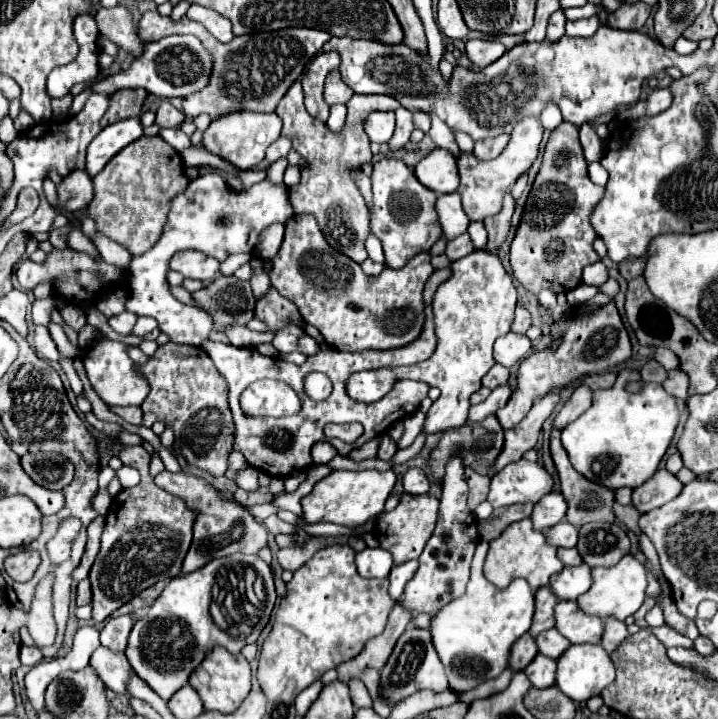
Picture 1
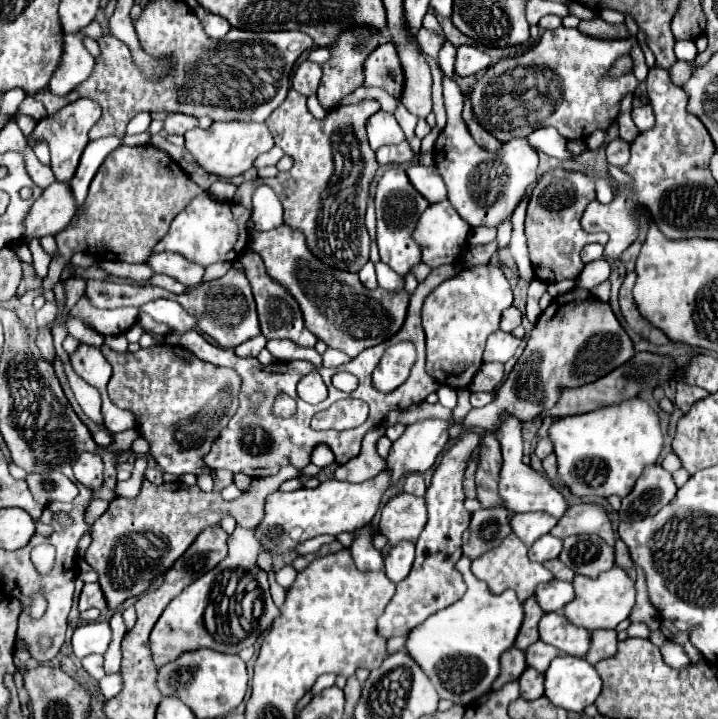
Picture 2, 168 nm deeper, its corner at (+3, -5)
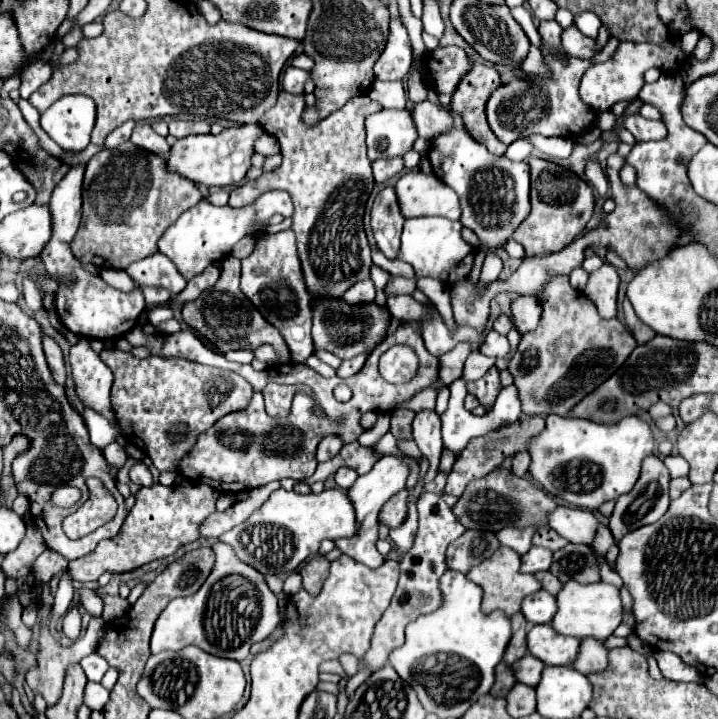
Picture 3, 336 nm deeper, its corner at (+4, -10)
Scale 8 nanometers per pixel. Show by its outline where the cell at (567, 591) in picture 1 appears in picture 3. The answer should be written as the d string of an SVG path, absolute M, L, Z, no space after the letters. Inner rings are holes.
M539 589L535 595L529 595L527 599L523 599L521 603L521 613L525 615L525 619L533 625L541 625L541 623L551 623L553 615L557 611L557 603L555 597L549 595L547 591Z

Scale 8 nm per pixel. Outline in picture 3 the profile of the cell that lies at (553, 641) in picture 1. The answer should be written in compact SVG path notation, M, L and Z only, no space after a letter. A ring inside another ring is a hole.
M525 655L523 659L519 659L517 663L513 663L513 675L515 675L515 679L519 681L519 683L525 683L525 685L529 685L529 687L535 687L537 683L539 683L539 679L541 679L541 671L543 671L543 663L537 659L537 657L533 657L533 655Z

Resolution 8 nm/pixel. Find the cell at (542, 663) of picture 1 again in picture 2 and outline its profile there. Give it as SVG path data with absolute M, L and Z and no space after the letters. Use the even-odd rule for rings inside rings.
M526 668L520 678L520 696L524 700L536 700L544 696L544 674L534 668Z

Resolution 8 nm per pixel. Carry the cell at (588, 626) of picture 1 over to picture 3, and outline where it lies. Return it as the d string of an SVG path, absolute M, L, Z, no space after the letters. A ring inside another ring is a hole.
M535 625L527 633L527 649L545 665L571 665L577 657L579 641L559 635L551 625Z

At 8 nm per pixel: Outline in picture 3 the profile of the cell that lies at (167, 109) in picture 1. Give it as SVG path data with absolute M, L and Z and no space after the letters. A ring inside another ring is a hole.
M181 119L169 121L169 133L177 139L193 135L193 133L209 133L209 131L211 131L209 121L181 121Z

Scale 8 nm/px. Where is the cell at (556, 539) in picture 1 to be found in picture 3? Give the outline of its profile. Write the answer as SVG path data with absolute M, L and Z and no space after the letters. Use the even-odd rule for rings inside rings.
M531 547L523 557L521 557L521 571L523 573L537 573L537 571L547 571L551 567L551 551L545 547Z

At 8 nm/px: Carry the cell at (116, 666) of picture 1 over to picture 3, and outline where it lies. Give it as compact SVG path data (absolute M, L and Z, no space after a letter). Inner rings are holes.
M91 653L91 655L83 657L81 659L81 667L83 667L83 671L85 671L89 681L101 681L105 671L109 669L107 661L101 655L97 655L97 653Z

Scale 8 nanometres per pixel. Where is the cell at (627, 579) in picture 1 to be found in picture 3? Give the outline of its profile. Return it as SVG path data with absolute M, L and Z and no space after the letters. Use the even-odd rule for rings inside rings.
M571 579L557 593L557 613L551 621L551 627L557 633L575 639L595 637L599 641L605 641L621 623L621 615L623 615L623 607L621 607L621 597L617 587L611 587L609 583L601 583L601 581L591 585L581 585Z

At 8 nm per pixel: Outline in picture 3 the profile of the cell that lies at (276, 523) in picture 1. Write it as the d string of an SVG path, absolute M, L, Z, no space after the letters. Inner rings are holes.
M153 483L149 487L139 487L135 493L135 505L131 513L125 517L123 527L117 537L99 541L97 549L77 561L69 561L67 573L77 581L95 581L101 573L123 573L155 559L173 555L179 547L193 543L199 539L199 525L215 511L219 491L205 483L175 483L165 487L161 483Z

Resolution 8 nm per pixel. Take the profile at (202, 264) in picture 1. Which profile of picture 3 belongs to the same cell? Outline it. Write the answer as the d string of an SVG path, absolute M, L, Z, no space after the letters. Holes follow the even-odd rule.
M155 253L151 257L147 257L147 259L135 261L125 271L129 273L129 277L137 285L163 287L163 289L171 291L173 295L181 293L185 289L185 285L187 285L183 275L177 271L177 267L173 267L173 263L163 253Z

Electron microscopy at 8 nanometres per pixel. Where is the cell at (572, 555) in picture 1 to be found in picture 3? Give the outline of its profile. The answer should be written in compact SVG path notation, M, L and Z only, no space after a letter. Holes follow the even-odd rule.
M545 571L545 573L537 573L535 577L541 581L543 589L545 589L545 591L549 591L551 595L557 595L557 591L563 587L563 585L561 585L561 581L559 581L559 579L555 579L555 575L551 575L549 571Z

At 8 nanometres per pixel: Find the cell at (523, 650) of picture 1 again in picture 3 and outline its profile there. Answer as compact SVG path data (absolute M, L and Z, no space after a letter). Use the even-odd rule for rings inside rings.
M499 663L497 671L495 671L495 683L493 683L489 693L493 697L505 697L513 685L515 685L515 679L513 679L511 667L507 667L505 663Z

